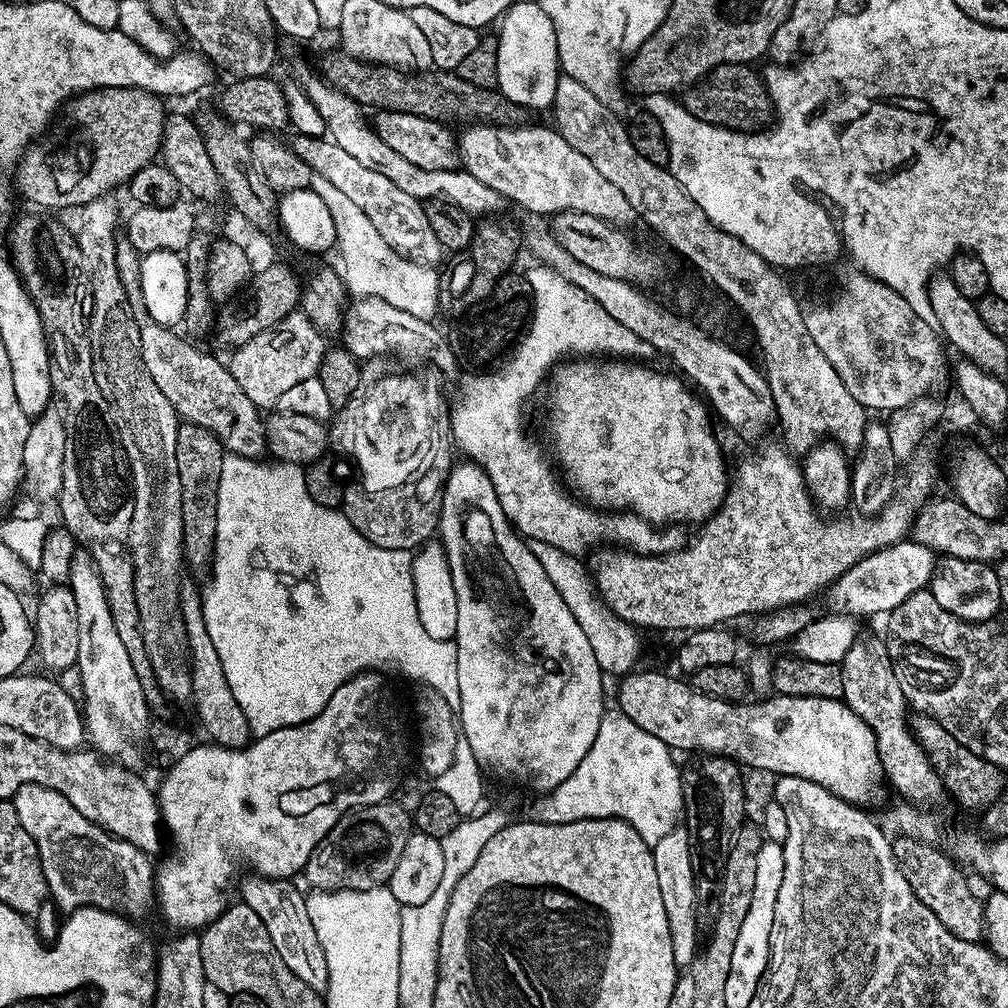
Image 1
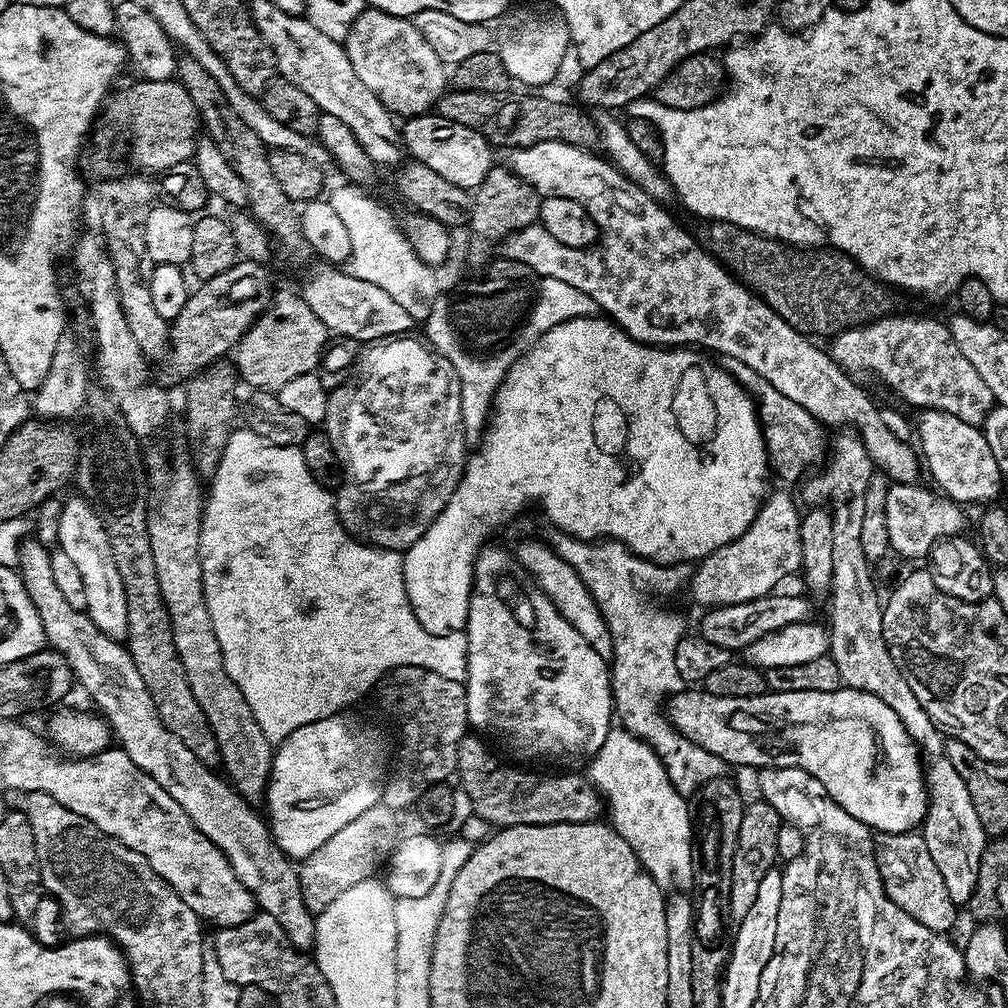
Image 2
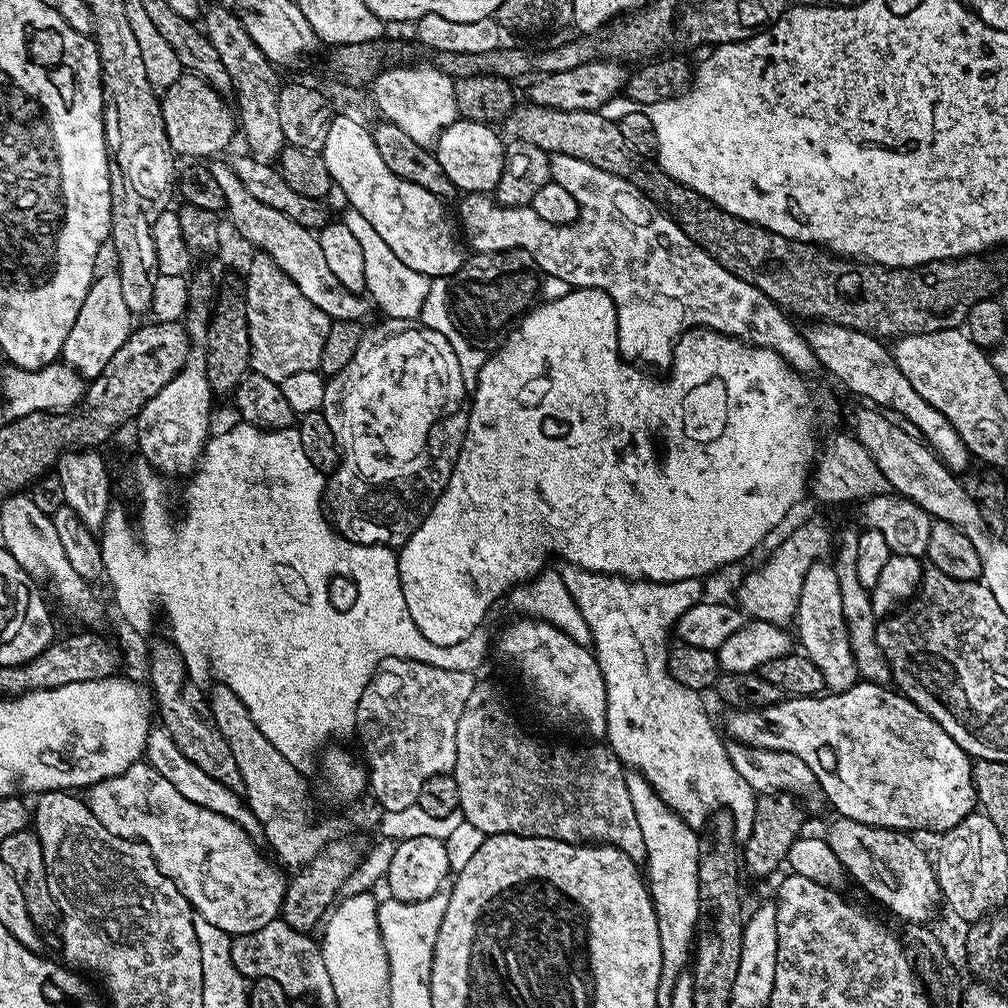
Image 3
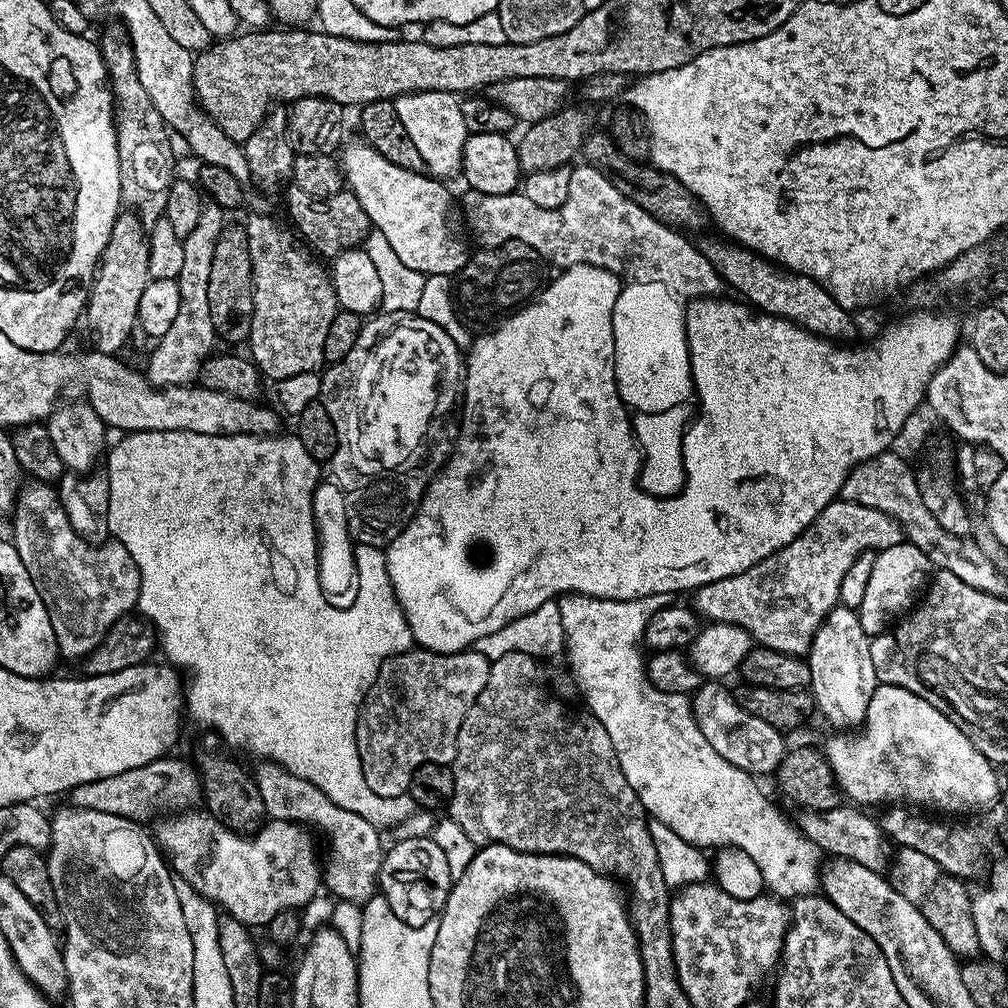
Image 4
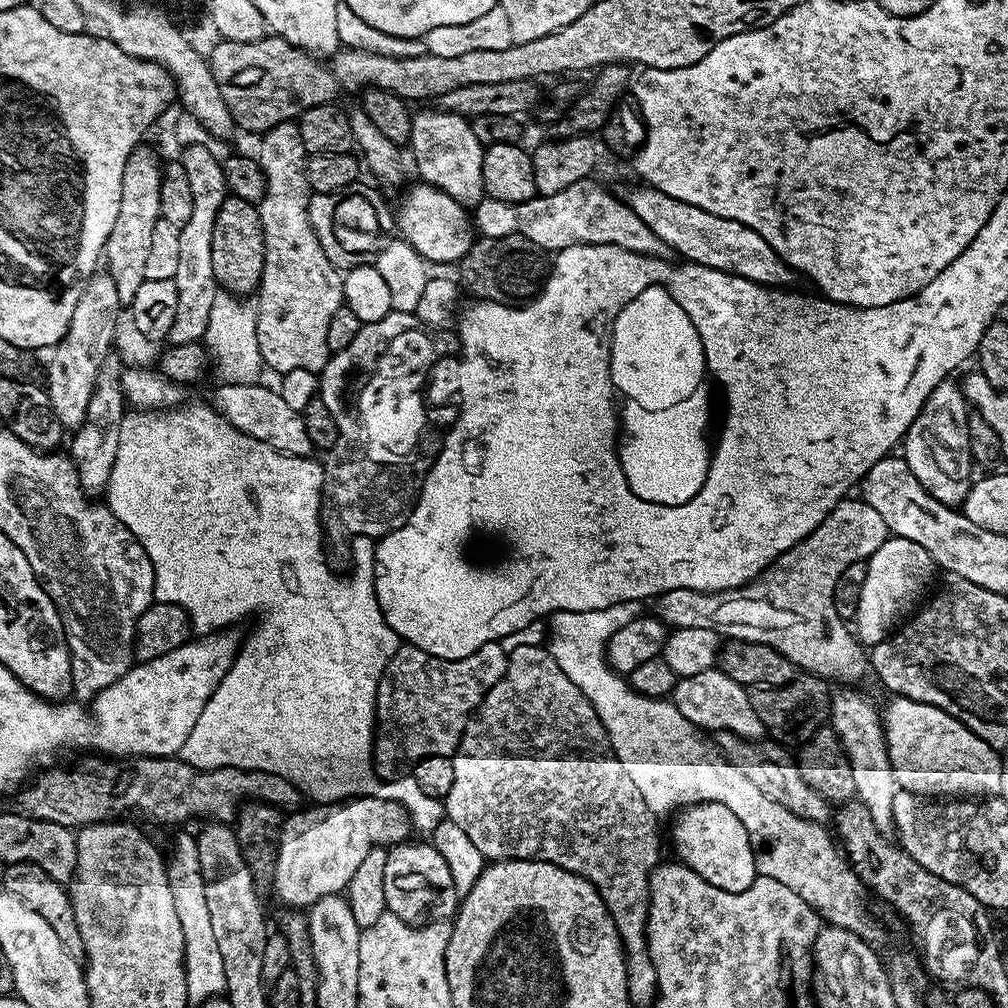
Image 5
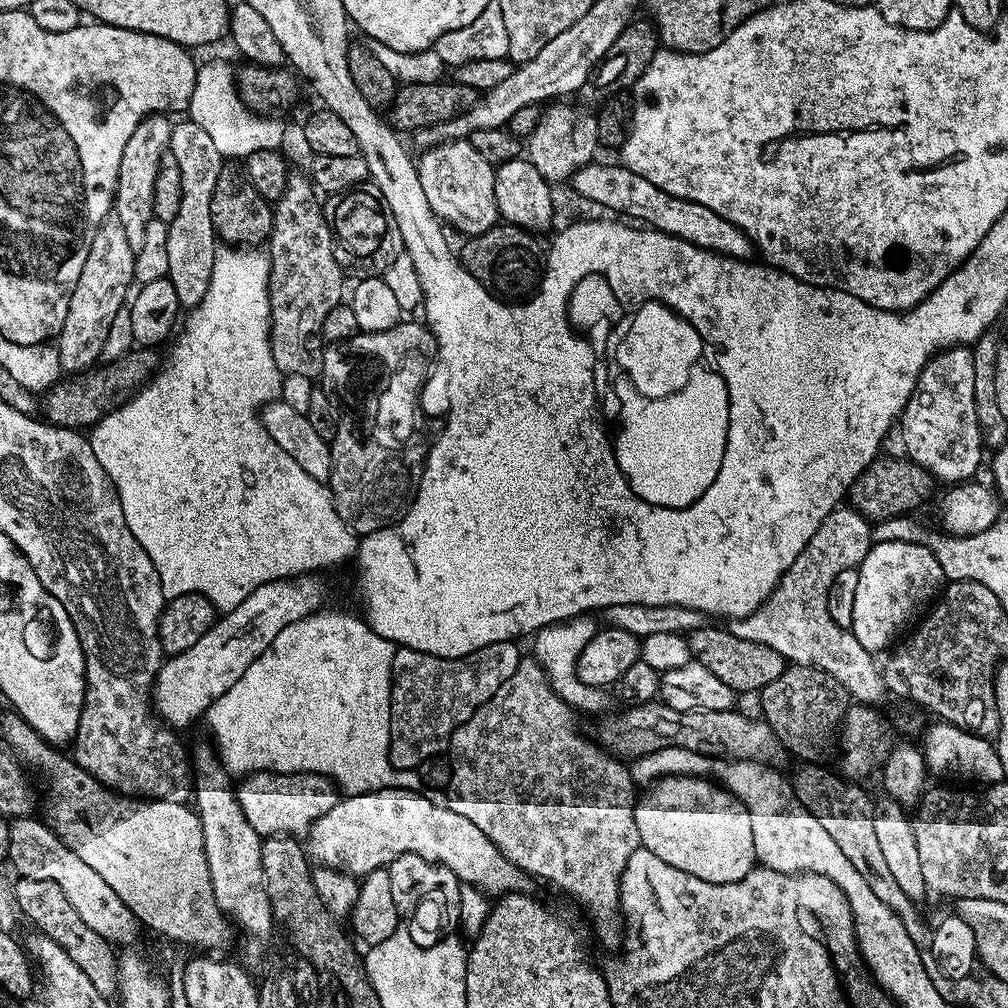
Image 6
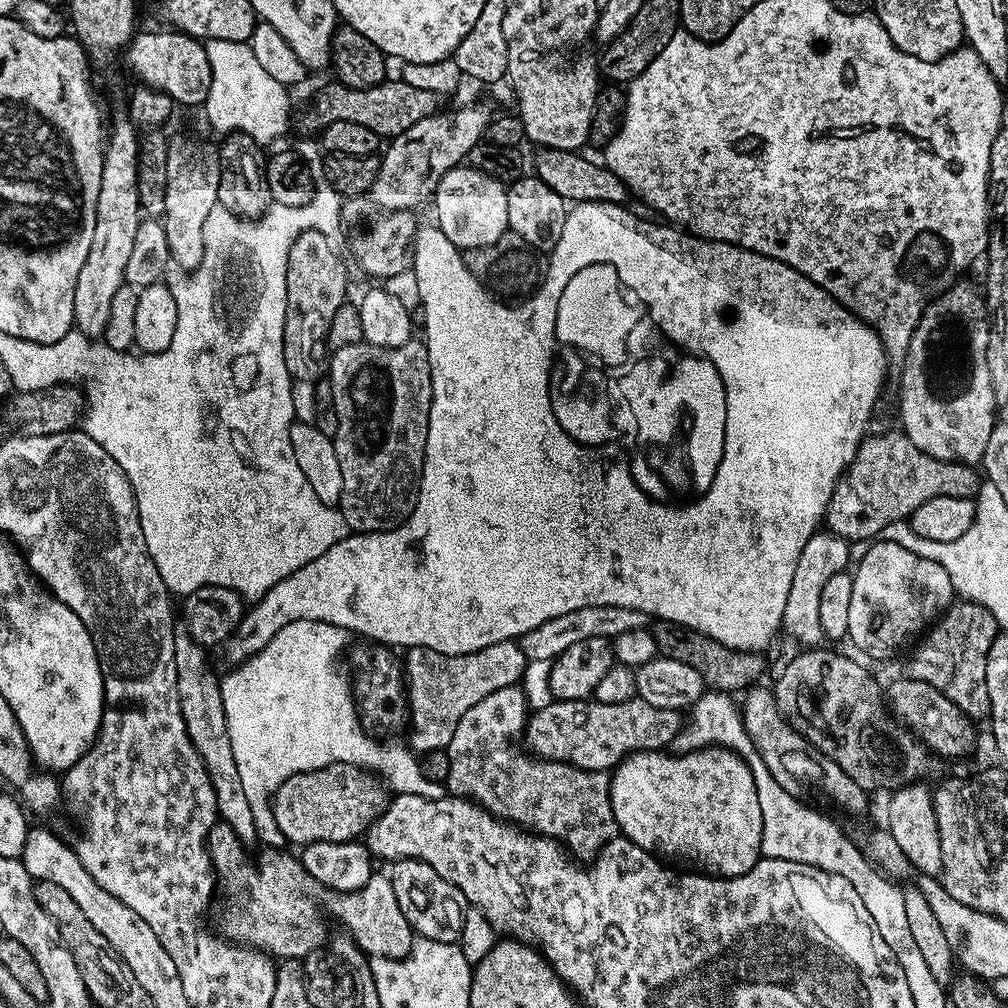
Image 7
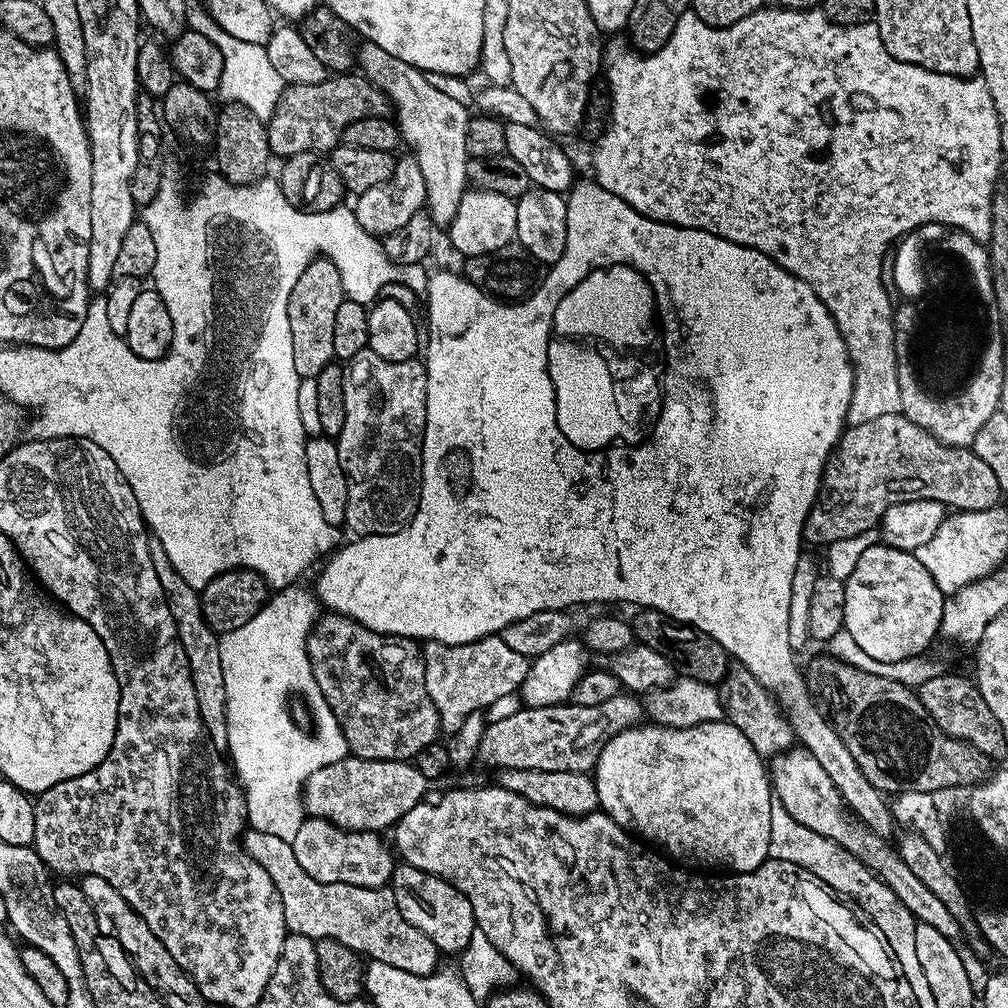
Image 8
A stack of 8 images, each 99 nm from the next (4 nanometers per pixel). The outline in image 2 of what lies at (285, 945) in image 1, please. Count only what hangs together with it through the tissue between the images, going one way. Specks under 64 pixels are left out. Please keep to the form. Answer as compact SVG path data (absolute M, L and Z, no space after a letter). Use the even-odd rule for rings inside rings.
M28 538L19 545L18 571L24 580L24 588L30 594L38 614L42 618L47 647L61 652L72 667L77 685L88 691L88 696L97 704L107 720L111 731L118 739L119 747L141 768L194 822L194 826L230 862L234 874L250 890L259 911L270 914L297 950L308 950L316 943L316 921L309 912L300 889L300 874L297 865L289 860L273 840L265 817L255 812L253 805L245 800L223 775L215 776L213 769L204 765L163 725L154 700L146 683L134 666L134 658L123 643L105 635L92 624L87 612L72 609L55 585L51 569L49 549L39 539Z

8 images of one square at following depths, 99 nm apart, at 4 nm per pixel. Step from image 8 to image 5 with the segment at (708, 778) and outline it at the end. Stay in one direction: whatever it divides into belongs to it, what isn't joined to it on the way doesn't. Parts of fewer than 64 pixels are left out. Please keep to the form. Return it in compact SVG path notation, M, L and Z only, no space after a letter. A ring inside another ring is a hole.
M718 802L689 804L675 813L672 822L675 859L692 868L694 874L710 882L710 886L718 886L718 890L741 892L756 881L756 850L746 834L746 826L734 818L732 810L726 810L726 806Z

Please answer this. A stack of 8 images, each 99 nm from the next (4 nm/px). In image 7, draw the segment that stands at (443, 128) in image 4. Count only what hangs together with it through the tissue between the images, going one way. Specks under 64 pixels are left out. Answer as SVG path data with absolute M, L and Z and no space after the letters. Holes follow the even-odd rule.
M471 166L454 167L440 179L436 187L434 223L458 249L490 246L490 242L498 242L498 238L509 231L507 197L506 185L490 178L490 174L482 174L482 170Z

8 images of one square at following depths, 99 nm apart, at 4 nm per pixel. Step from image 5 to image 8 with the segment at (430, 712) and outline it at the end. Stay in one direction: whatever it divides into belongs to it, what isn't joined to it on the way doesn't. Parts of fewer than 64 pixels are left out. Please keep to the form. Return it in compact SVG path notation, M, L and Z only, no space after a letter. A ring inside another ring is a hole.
M499 634L475 640L469 644L440 644L436 640L430 640L423 645L422 651L426 674L426 694L430 694L430 702L434 702L434 710L438 710L440 731L444 734L462 730L462 722L466 722L470 714L483 713L484 708L506 699L511 692L513 695L526 678L530 663L529 657L518 654L518 650L506 646L506 642L502 642Z

